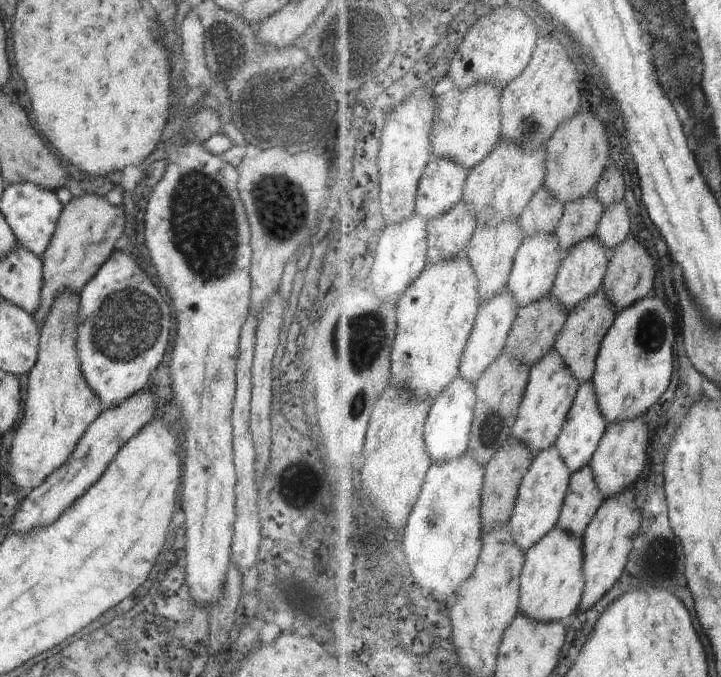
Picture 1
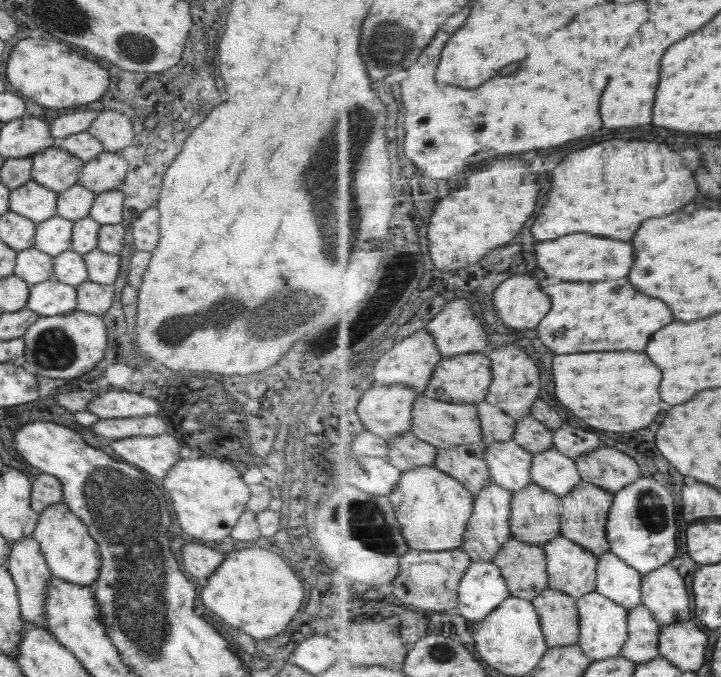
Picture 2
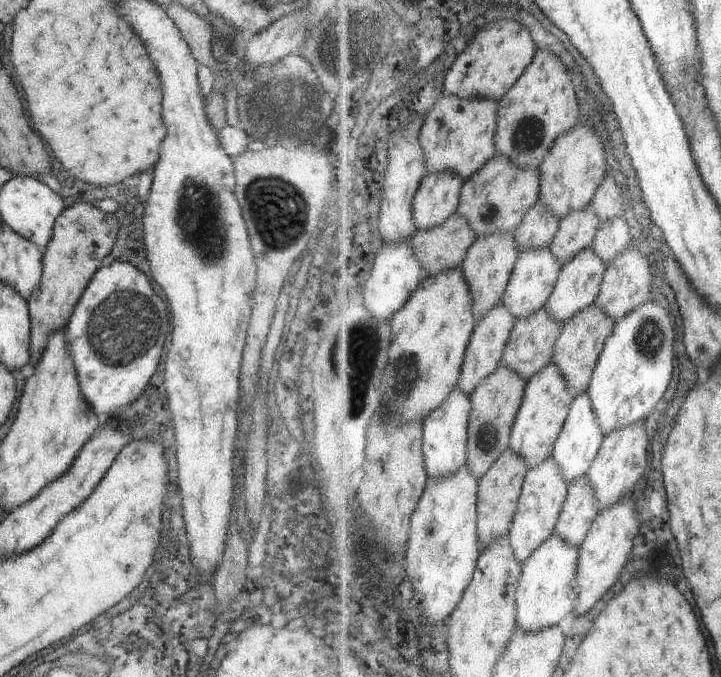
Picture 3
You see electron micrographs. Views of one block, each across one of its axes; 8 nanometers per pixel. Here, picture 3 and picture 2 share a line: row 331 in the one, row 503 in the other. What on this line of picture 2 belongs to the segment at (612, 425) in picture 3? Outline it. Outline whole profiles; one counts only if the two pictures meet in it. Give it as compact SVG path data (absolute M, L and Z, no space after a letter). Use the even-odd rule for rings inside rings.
M654 478L636 480L624 491L616 493L615 506L608 522L608 538L612 550L644 575L659 571L678 556L676 538L676 502L674 494Z

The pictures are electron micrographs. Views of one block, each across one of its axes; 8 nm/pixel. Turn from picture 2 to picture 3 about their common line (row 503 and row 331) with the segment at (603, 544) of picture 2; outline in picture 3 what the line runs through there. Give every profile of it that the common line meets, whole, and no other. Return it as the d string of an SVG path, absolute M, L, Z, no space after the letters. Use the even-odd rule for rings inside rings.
M592 304L588 309L582 310L576 317L565 323L565 327L555 348L555 362L560 370L566 374L570 384L580 390L580 393L589 392L591 382L595 376L596 367L607 346L608 338L615 333L616 318L608 316L600 304Z

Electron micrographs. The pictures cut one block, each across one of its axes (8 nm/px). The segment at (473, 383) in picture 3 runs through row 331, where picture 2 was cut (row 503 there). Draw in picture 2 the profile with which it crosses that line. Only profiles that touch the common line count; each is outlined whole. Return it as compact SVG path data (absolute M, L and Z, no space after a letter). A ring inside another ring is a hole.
M495 481L477 495L475 511L468 524L466 542L463 546L463 549L473 558L473 562L494 562L496 556L503 550L504 544L508 544L512 538L515 538L511 523L514 499L513 491L500 486Z

